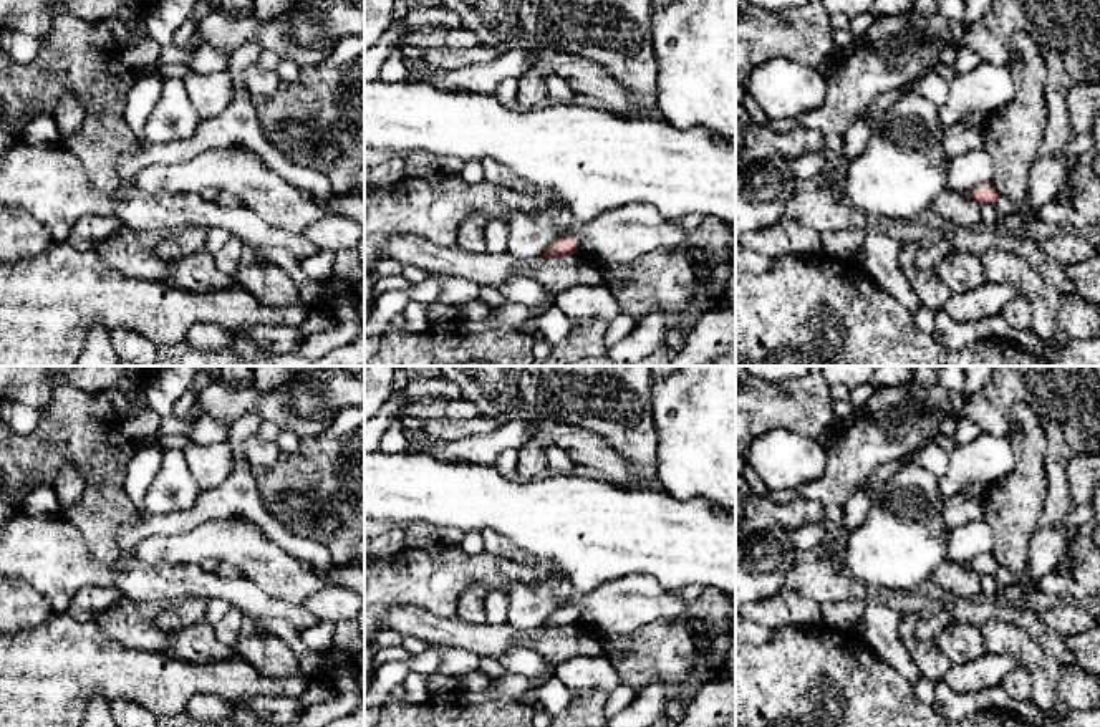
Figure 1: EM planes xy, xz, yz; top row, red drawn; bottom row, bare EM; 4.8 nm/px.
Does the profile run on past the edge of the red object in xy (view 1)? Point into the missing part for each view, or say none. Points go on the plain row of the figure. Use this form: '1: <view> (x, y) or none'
1: xy (211, 563)

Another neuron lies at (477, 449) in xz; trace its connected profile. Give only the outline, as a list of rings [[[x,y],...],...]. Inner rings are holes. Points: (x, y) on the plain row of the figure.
[[[510,421],[489,434],[474,434],[457,441],[436,444],[409,444],[406,454],[427,454],[446,462],[485,465],[495,462],[507,449],[522,449],[532,434],[530,421]]]

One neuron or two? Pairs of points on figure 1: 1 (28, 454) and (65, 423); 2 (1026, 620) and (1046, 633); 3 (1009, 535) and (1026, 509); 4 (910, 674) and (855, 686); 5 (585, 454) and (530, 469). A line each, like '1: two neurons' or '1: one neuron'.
1: one neuron
2: one neuron
3: one neuron
4: two neurons
5: one neuron

